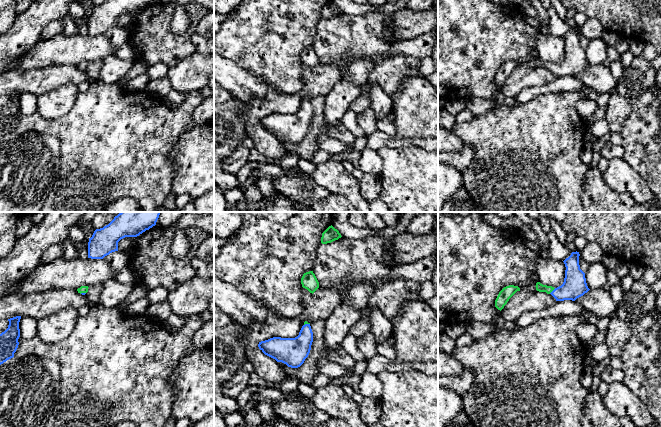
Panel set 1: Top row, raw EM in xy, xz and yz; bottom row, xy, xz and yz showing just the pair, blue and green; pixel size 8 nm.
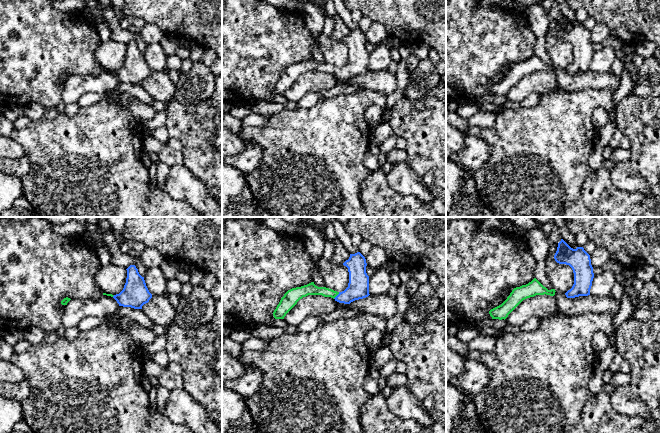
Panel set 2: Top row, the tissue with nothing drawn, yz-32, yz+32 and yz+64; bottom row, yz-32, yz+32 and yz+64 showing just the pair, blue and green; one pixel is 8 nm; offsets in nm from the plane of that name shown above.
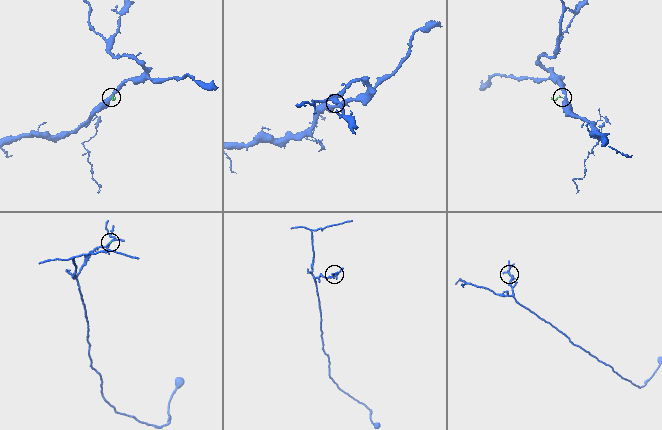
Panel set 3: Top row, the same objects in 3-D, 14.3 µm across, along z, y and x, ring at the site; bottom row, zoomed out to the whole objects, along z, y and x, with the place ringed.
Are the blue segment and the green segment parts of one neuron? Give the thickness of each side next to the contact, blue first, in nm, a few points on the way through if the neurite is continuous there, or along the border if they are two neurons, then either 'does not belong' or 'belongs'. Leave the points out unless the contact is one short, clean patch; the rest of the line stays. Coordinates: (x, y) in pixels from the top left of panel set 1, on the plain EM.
190 nm thick on the blue side, 70 nm on the other; runs through yz (574, 62), (570, 66), (553, 66), (540, 63); belongs

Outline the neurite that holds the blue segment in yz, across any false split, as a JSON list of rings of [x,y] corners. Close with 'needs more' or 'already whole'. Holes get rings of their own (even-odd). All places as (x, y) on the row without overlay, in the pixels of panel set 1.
[[[572,28],[563,38],[565,40],[565,54],[561,62],[554,64],[552,62],[536,59],[536,66],[551,70],[556,77],[572,76],[583,72],[590,65],[587,62],[585,49],[580,45],[579,28]]]; needs more

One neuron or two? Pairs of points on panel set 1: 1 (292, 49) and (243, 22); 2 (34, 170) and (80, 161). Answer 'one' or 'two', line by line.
1: one
2: two

